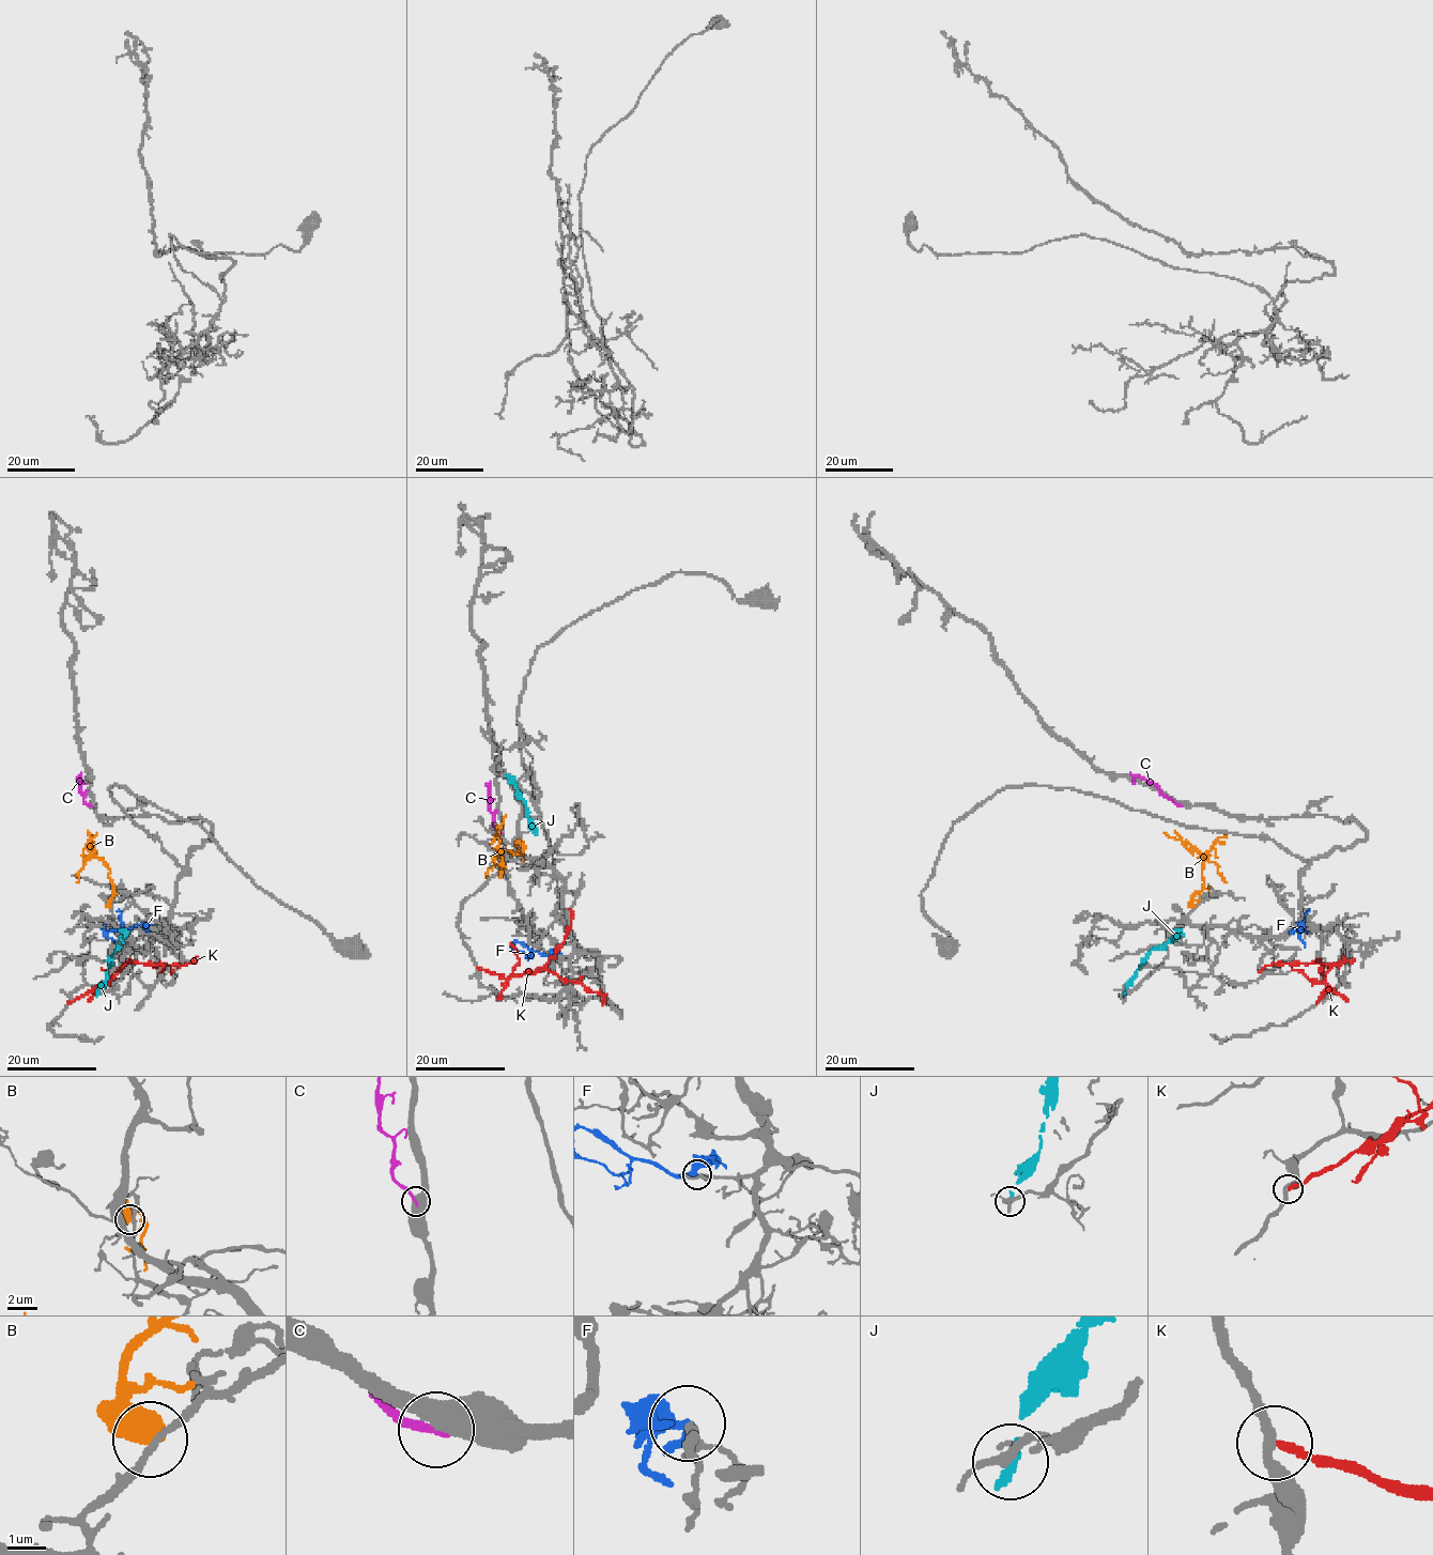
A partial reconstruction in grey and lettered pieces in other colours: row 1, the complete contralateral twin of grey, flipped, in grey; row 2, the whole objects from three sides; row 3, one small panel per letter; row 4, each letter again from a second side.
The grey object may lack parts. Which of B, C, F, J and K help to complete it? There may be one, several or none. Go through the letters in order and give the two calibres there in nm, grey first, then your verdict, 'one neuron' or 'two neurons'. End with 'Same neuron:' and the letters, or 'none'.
B: calibres 180 and 650 nm; two neurons
C: calibres 600 and 220 nm; two neurons
F: calibres 160 and 360 nm; one neuron
J: calibres 240 and 240 nm; two neurons
K: calibres 240 and 200 nm; two neurons
Same neuron: F

